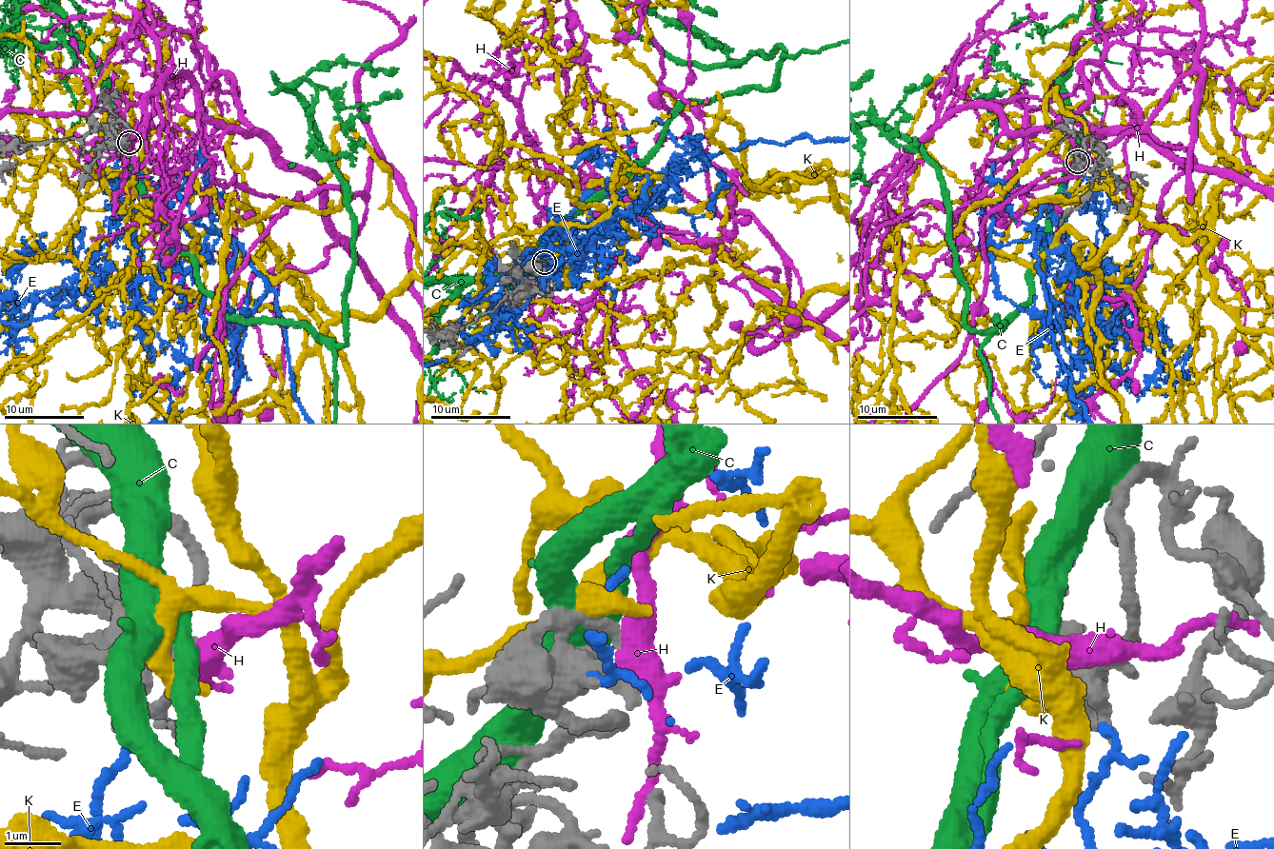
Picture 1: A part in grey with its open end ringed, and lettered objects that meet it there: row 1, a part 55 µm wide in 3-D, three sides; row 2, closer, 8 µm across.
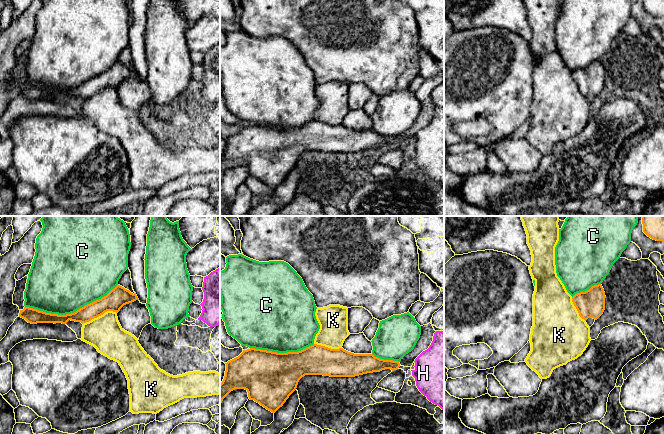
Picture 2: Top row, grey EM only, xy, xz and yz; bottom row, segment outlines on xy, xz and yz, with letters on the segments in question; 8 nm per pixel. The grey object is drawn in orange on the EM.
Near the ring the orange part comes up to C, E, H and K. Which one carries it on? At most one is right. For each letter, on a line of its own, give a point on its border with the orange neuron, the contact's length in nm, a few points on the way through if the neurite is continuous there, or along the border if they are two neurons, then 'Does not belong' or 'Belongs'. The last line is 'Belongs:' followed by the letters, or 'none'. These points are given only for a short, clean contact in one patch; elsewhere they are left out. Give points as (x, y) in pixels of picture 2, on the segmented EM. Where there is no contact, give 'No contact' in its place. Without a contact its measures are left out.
C: Touches orange at xy (71, 313). Shared border 750 nm. Does not belong
E: No contact. Does not belong
H: No contact. Does not belong
K: Touches orange at xy (99, 315). Shared border 300 nm. Boundary: xy (116, 312), (105, 311), (82, 323). Does not belong
Belongs: none

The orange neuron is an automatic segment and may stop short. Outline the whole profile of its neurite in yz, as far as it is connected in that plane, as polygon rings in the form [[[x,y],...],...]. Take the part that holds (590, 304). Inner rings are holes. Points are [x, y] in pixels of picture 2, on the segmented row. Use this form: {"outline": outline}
{"outline": [[[601,284],[592,286],[585,292],[580,292],[572,297],[579,316],[585,321],[588,318],[597,320],[605,310],[605,292]]]}

